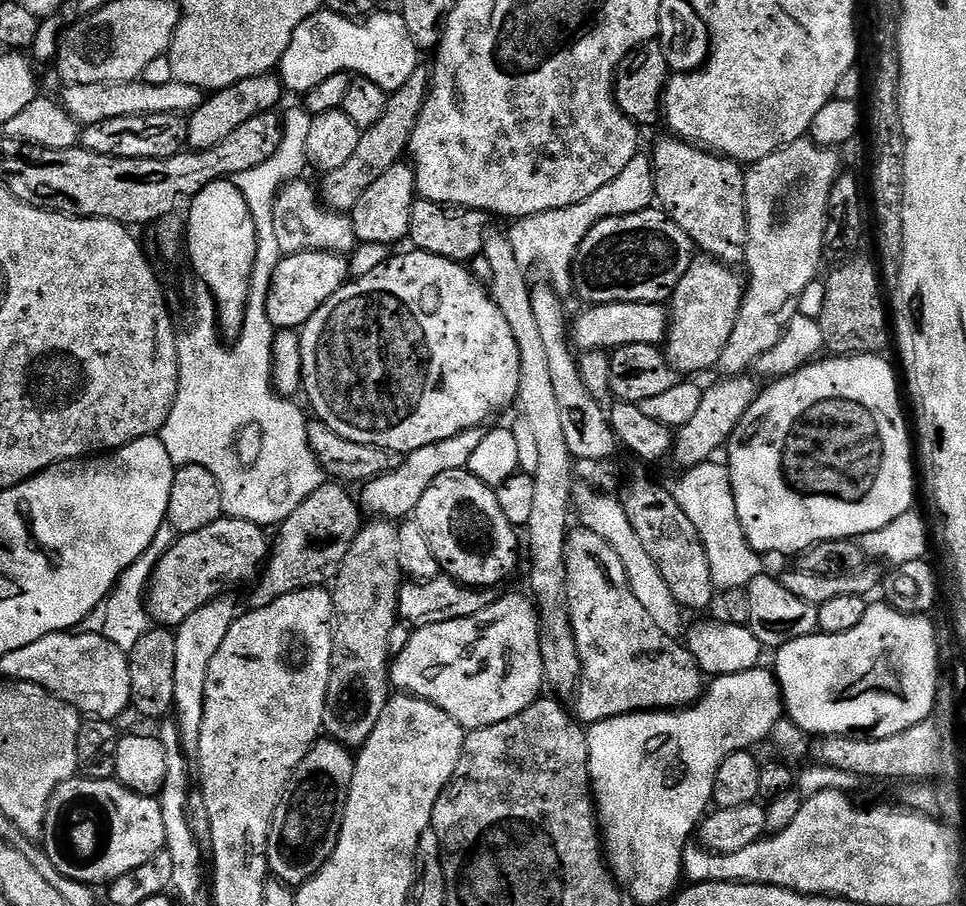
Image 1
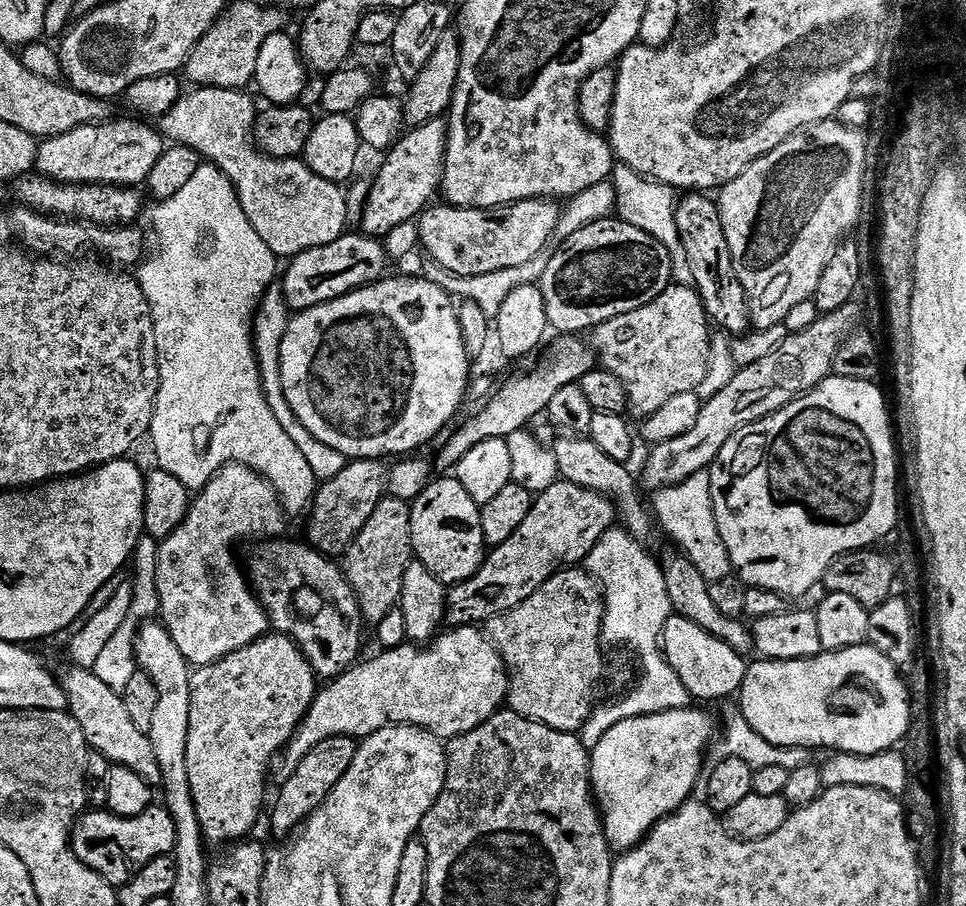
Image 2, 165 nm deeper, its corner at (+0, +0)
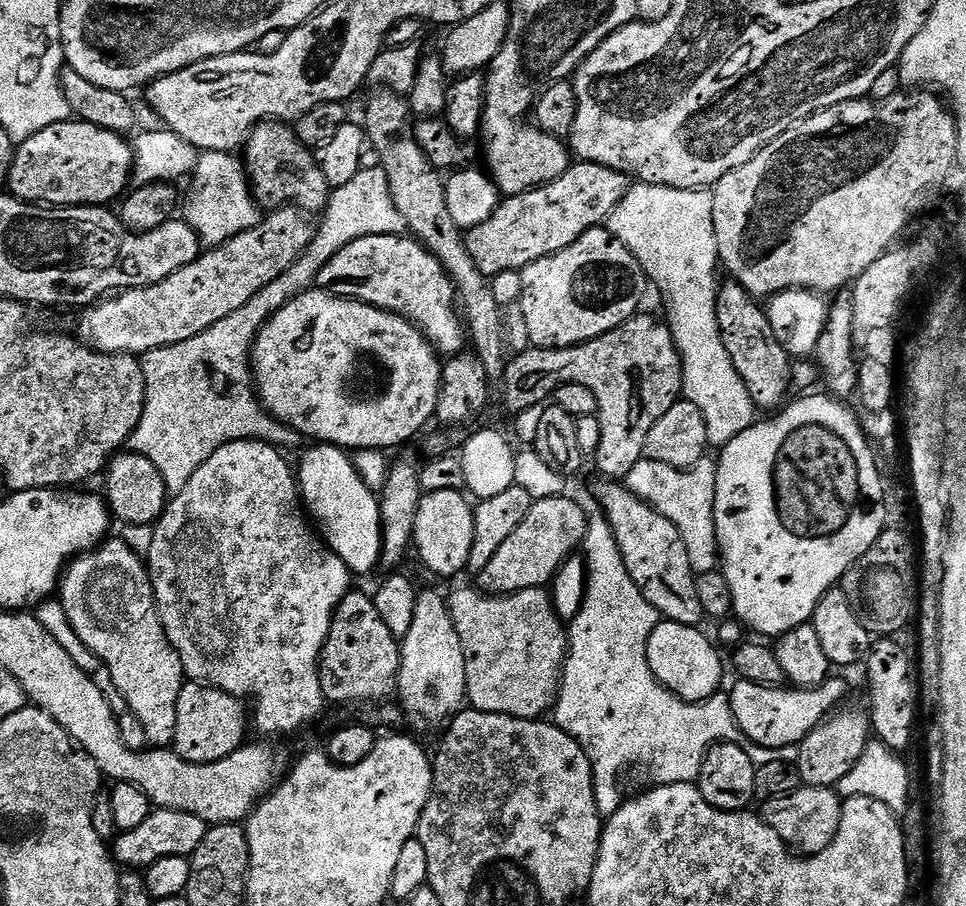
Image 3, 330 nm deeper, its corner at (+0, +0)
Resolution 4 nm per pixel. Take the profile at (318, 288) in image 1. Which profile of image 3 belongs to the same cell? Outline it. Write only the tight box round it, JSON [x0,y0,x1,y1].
[316,235,466,357]

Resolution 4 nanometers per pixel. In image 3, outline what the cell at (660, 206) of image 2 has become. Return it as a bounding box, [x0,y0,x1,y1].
[606,183,758,445]

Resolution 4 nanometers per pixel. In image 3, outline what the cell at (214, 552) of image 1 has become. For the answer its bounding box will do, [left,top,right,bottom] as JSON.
[318,590,400,704]

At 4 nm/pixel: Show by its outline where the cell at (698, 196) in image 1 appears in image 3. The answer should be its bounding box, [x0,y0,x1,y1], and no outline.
[716,278,793,409]

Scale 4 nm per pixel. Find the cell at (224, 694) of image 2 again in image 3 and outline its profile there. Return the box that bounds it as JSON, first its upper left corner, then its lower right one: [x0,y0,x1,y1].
[172,682,250,764]

